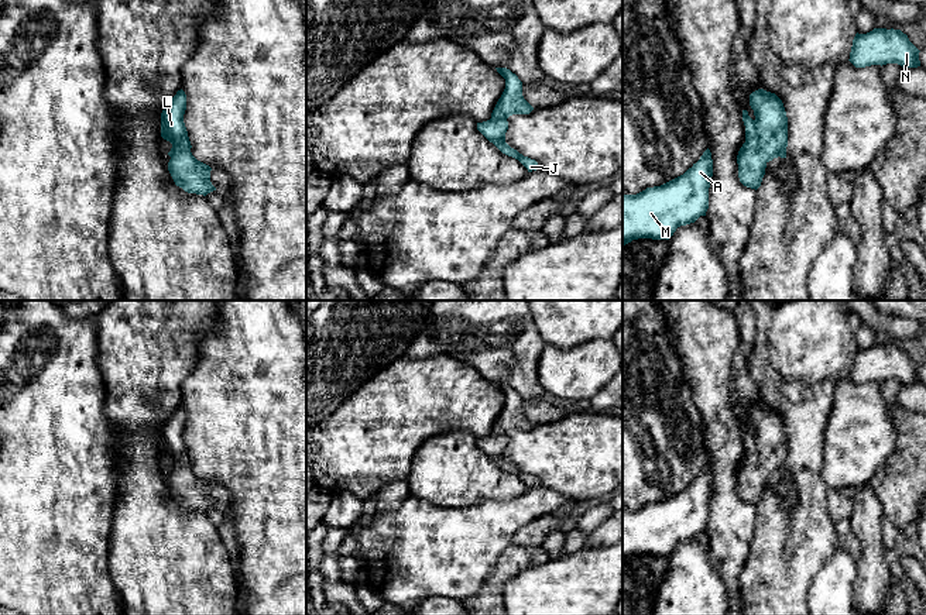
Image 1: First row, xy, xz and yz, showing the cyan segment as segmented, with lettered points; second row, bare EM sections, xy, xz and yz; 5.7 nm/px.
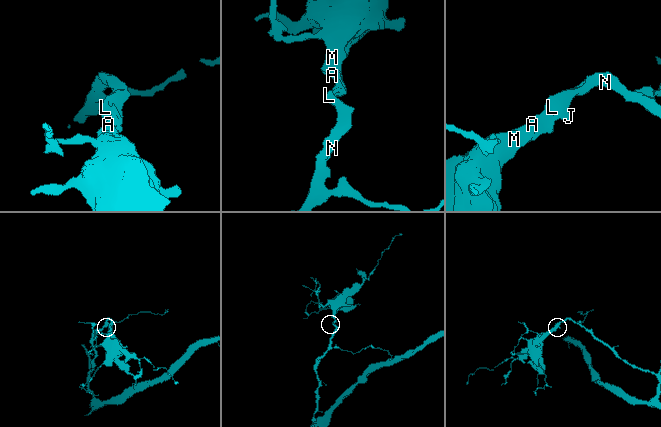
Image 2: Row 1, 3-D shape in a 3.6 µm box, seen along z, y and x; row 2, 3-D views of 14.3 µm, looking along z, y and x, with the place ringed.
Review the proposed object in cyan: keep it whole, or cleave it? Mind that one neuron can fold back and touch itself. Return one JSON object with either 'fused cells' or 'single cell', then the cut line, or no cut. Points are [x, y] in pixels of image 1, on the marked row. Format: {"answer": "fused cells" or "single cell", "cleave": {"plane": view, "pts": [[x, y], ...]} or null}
{"answer": "single cell", "cleave": null}

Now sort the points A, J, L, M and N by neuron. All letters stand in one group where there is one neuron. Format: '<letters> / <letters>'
A J L M N

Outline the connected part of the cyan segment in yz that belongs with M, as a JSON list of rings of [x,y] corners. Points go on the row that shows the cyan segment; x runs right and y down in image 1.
[[[707,148],[683,175],[661,186],[647,188],[637,195],[623,195],[623,247],[638,238],[669,240],[678,227],[706,216],[711,176],[713,159]]]

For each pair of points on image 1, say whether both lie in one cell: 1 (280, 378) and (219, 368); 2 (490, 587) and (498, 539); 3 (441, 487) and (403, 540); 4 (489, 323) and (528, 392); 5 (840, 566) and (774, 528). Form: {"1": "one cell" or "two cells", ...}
{"1": "one cell", "2": "two cells", "3": "two cells", "4": "one cell", "5": "two cells"}

